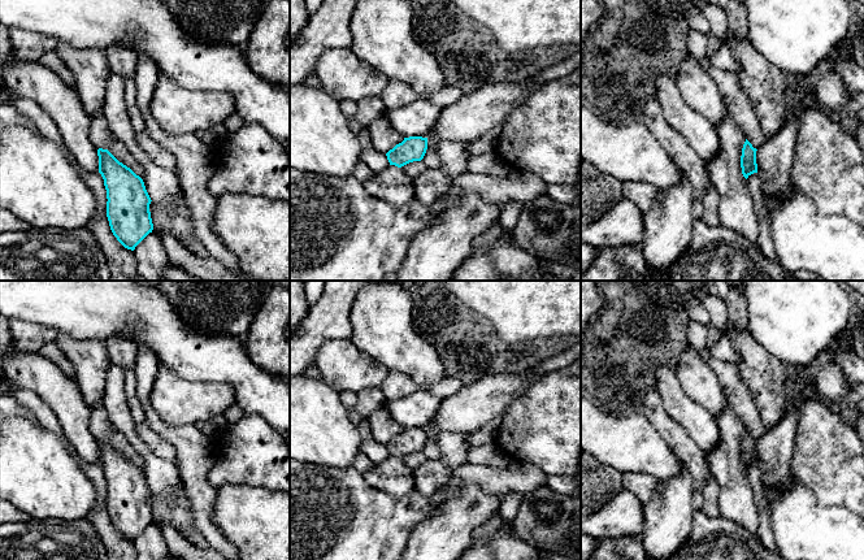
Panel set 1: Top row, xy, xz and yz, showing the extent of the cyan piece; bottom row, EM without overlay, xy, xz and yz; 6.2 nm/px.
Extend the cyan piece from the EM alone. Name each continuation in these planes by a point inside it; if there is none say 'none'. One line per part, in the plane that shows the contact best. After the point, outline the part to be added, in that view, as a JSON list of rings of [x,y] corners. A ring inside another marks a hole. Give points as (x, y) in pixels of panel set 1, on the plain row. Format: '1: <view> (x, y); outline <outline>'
none

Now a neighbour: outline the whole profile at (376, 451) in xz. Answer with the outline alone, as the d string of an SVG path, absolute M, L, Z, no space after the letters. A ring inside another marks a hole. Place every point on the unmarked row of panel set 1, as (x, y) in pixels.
M352 409L349 414L361 438L360 453L368 456L374 464L381 464L390 456L386 444L373 438L368 417L362 417Z

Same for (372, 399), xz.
M369 387L357 392L357 403L352 408L362 417L369 417L373 412L385 408L386 398L379 387Z

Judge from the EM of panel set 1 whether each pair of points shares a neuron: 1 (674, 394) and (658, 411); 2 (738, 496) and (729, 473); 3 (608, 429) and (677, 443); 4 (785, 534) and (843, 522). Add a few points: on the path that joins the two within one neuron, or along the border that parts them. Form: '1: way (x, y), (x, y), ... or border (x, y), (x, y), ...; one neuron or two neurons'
1: border (655, 389), (664, 409), (684, 428); two neurons
2: way (736, 491), (732, 478); one neuron
3: border (646, 417), (682, 463); two neurons
4: way (799, 534), (829, 533); one neuron

